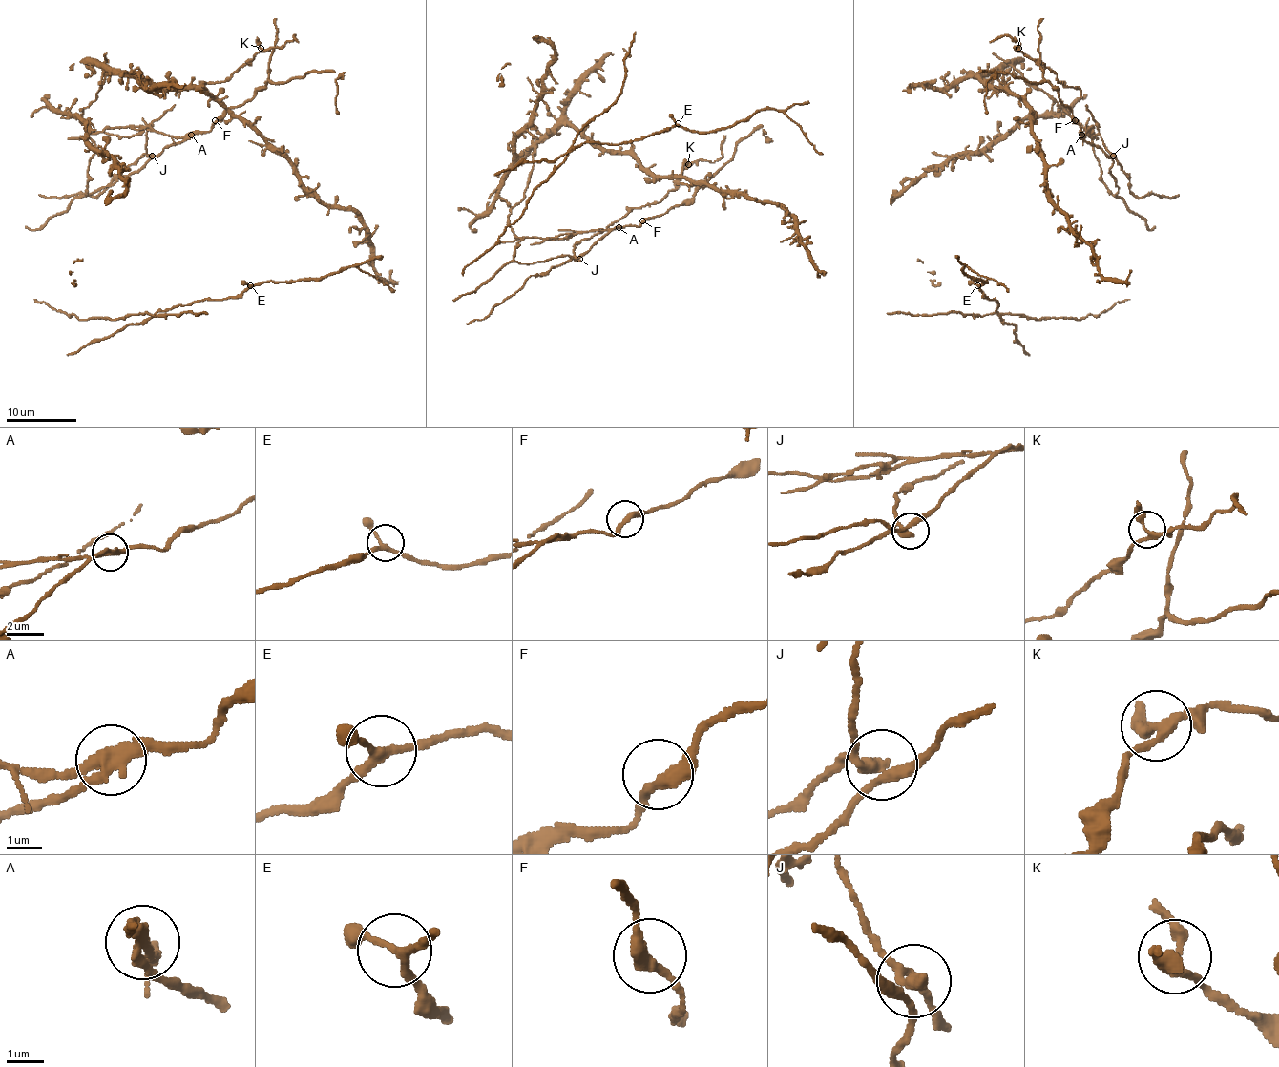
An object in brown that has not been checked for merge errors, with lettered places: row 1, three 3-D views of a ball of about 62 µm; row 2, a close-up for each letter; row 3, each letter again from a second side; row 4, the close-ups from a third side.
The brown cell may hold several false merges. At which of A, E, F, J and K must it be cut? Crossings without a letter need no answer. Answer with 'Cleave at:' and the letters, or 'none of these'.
Cleave at: A

